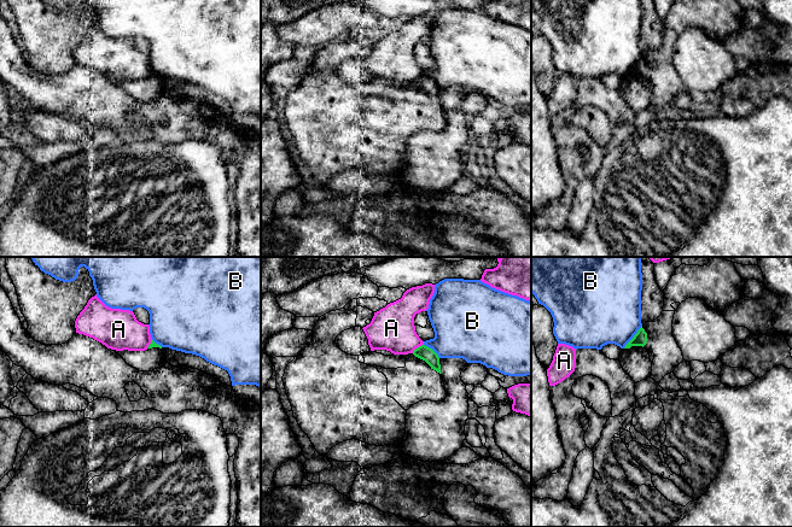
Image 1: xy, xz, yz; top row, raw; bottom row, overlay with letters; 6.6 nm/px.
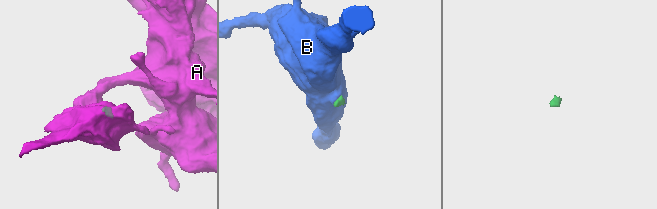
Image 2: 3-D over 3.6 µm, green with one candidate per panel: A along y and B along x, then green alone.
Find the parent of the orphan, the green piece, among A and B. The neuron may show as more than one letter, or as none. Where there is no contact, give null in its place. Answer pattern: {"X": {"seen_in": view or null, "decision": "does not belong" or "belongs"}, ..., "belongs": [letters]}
{"A": {"seen_in": "xz", "decision": "does not belong"}, "B": {"seen_in": "yz", "decision": "does not belong"}, "belongs": []}

